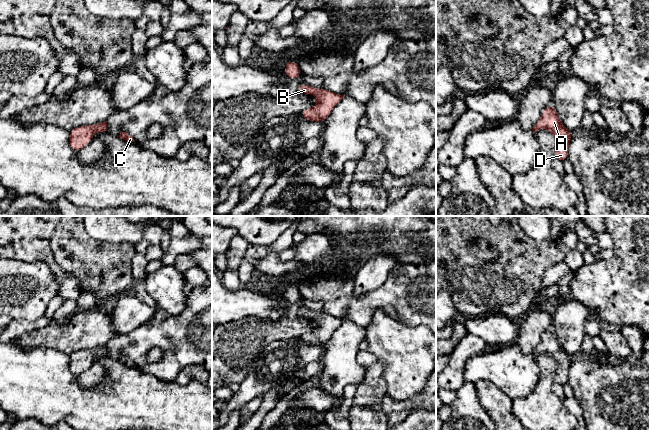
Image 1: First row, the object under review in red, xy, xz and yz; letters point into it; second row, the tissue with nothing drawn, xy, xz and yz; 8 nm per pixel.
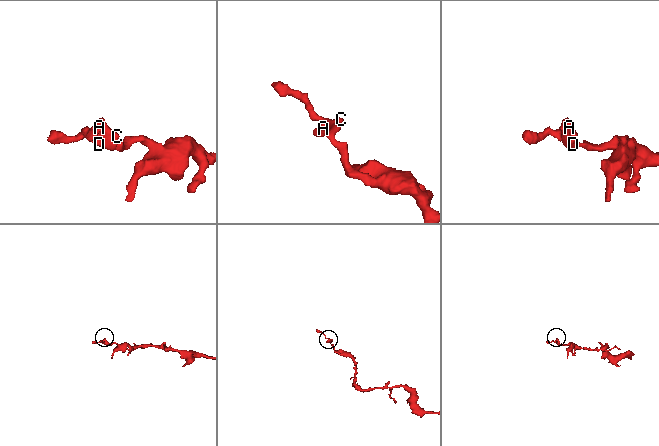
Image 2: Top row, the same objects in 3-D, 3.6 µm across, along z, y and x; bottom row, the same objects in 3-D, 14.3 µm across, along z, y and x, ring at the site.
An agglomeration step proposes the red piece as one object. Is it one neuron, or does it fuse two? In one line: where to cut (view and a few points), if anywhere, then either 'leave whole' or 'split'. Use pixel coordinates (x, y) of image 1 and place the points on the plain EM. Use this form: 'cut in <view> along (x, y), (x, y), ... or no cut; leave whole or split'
no cut; leave whole

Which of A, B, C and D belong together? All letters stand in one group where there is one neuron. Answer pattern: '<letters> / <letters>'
A B C D

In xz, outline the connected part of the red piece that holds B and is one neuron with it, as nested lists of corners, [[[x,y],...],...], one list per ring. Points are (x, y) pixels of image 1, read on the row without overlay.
[[[305,307],[299,309],[299,315],[314,319],[317,322],[317,328],[313,332],[300,337],[304,343],[314,346],[324,346],[330,340],[334,331],[345,321],[345,319],[327,313],[314,312]]]

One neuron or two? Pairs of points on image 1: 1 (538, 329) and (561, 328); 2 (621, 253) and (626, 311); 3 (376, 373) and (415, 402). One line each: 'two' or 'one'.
1: two
2: one
3: two

